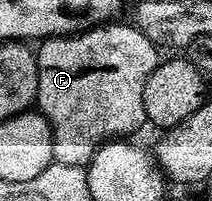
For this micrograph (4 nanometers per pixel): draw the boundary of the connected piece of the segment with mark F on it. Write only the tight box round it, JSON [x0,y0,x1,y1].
[35,20,159,168]

